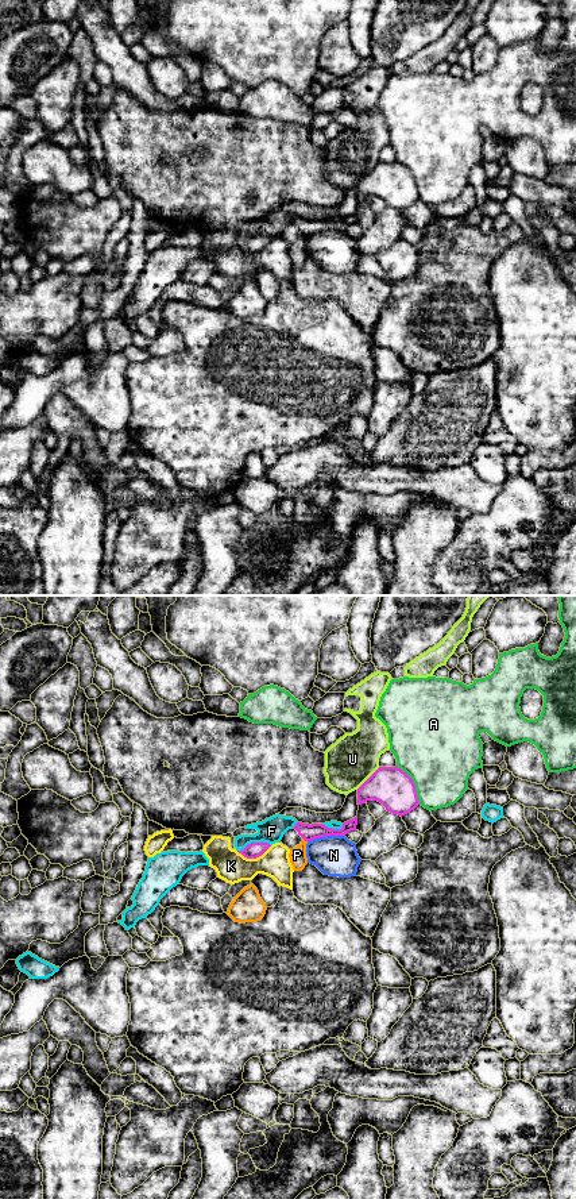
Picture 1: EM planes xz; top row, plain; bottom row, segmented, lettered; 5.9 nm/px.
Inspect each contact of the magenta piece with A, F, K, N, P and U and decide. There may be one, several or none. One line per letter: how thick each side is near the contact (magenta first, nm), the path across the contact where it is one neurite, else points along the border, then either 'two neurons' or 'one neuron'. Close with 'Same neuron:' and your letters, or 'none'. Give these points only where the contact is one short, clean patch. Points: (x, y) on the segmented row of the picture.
A: 240 nm thick on the magenta side, 460 nm on the other; two neurons
F: 90 nm thick on the magenta side, 150 nm on the other; two neurons
K: 90 nm thick on the magenta side, 190 nm on the other; border along xz (271, 845), (255, 858), (244, 858), (236, 851); two neurons
N: 100 nm thick on the magenta side, 240 nm on the other; two neurons
P: 100 nm thick on the magenta side, 100 nm on the other; two neurons
U: 240 nm thick on the magenta side, 300 nm on the other; border along xz (379, 767), (356, 789); two neurons
Same neuron: none

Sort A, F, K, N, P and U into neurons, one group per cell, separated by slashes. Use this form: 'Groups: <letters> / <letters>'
Groups: A / F / K / N / P / U

